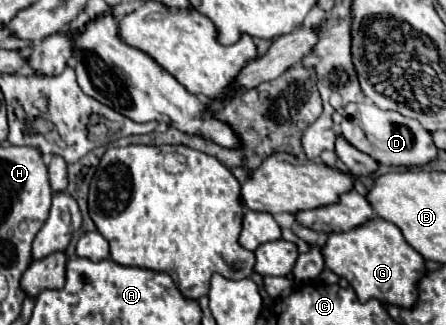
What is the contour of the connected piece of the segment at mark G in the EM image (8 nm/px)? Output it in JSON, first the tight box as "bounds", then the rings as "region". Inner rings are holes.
{"bounds":[321,217,427,307],"region":[[[373,217],[365,221],[365,225],[357,225],[357,229],[345,233],[329,233],[325,245],[321,245],[321,255],[325,259],[325,267],[349,281],[359,301],[379,299],[397,307],[415,305],[415,285],[427,271],[425,259],[405,241],[401,229],[381,217]]]}

